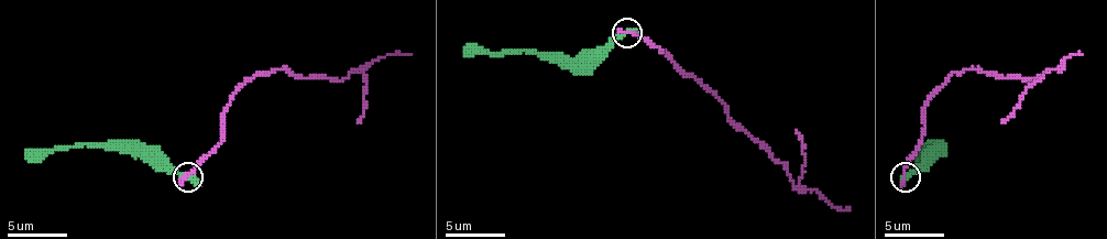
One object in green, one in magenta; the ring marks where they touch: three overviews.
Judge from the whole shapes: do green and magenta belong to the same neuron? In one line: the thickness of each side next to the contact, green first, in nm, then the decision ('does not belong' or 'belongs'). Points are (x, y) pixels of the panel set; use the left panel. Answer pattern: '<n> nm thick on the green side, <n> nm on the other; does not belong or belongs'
360 nm thick on the green side, 240 nm on the other; does not belong

